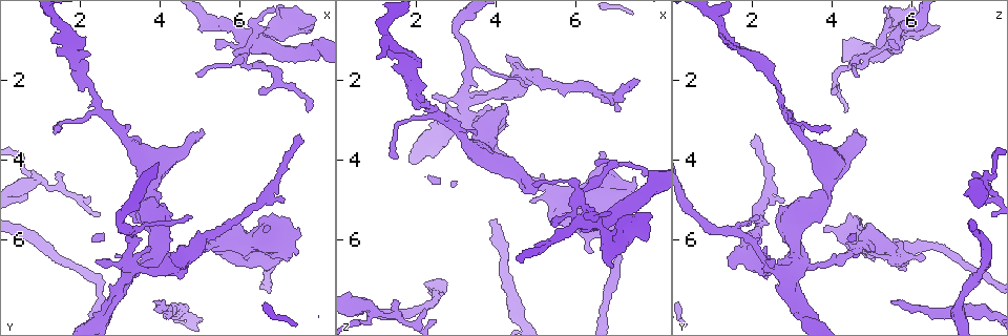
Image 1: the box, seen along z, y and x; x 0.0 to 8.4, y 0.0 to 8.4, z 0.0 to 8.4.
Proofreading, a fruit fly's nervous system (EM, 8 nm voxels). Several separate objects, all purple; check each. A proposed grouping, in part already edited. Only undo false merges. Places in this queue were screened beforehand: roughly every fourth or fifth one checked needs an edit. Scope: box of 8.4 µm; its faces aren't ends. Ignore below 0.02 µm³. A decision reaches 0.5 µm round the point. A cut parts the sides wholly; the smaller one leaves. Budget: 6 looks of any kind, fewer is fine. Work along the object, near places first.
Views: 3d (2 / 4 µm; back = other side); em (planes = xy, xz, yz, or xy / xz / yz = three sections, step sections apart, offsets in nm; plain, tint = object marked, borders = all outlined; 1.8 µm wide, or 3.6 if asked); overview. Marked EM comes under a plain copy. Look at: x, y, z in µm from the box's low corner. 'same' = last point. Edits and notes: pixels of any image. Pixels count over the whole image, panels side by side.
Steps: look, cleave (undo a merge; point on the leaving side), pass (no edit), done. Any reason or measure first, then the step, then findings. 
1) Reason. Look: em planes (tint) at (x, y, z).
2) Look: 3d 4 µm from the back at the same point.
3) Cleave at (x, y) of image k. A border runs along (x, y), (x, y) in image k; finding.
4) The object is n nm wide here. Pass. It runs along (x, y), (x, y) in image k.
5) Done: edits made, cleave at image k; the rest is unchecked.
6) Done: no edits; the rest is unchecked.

Calibre changes. Look: em planes (borders) at (0.90, 4.50, 7.70).

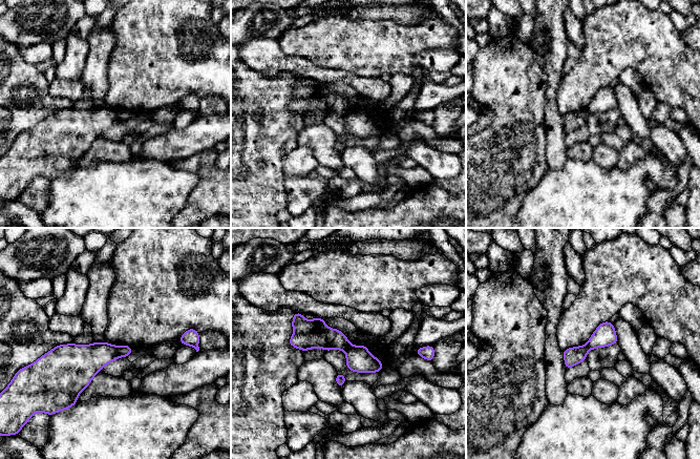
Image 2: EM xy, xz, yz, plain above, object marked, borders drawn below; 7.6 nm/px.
Cleave at (125, 351) of image 2. A border runs along (118, 347), (118, 352), (121, 356) in image 2; two neurons meet here.

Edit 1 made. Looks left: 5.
Look: em yz step 4 (tint) at (4.45, 7.80, 7.95).

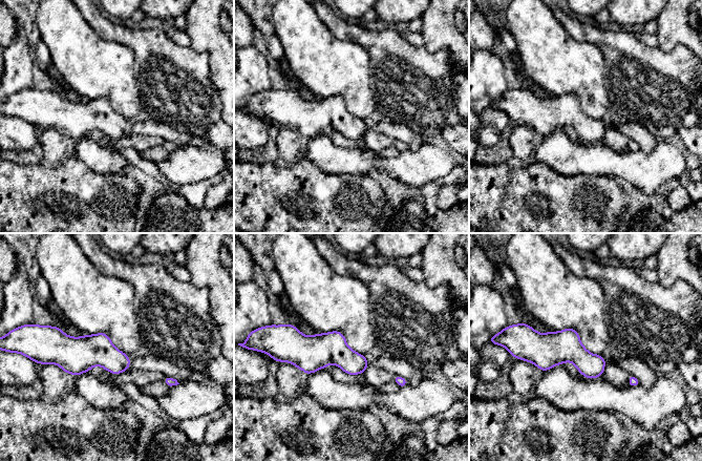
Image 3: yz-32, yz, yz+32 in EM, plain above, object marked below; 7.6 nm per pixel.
Another direction. Look: em planes (tint) at the same point.

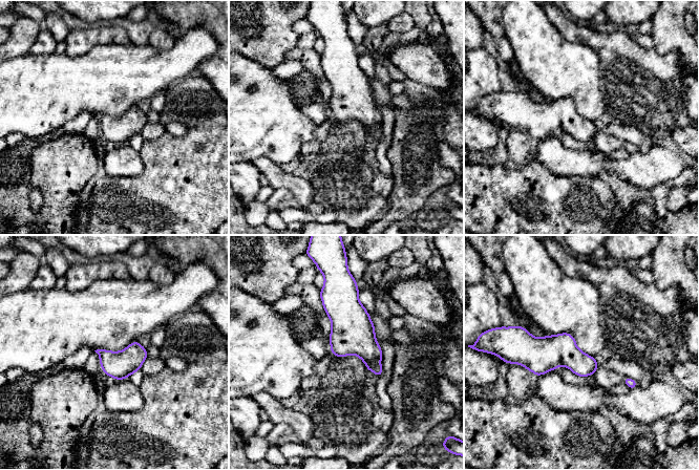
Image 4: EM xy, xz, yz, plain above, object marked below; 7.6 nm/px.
Pass. Continuous, no second neuron.

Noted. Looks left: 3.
Sharp bend. Look: 3d 2 µm at (6.35, 1.05, 5.50).

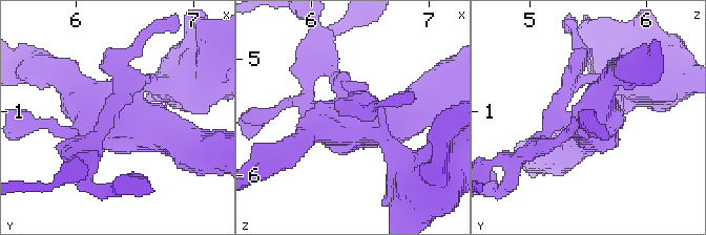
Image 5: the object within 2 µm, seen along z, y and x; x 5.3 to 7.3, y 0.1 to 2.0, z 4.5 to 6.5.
Look: em planes (tint) at the same point.

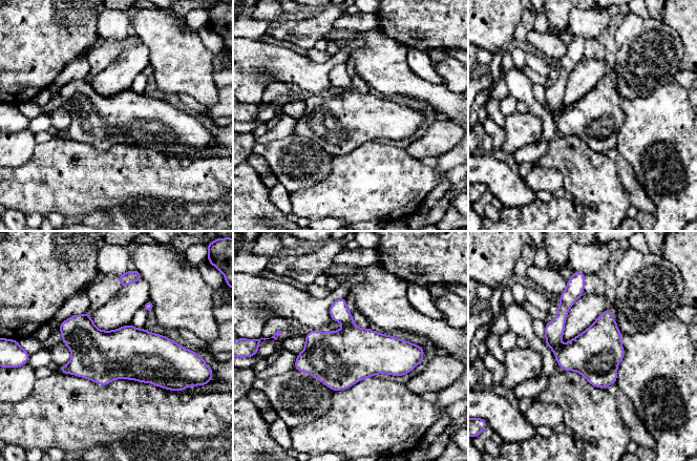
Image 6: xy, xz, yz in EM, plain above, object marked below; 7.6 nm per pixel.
Cleave at (338, 311) of image 6. A border runs along (352, 321), (344, 325) in image 6; a second neuron is stuck on.

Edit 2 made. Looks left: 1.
Done: edits made, cleave at image 2, cleave at image 6; the rest is unchecked.

